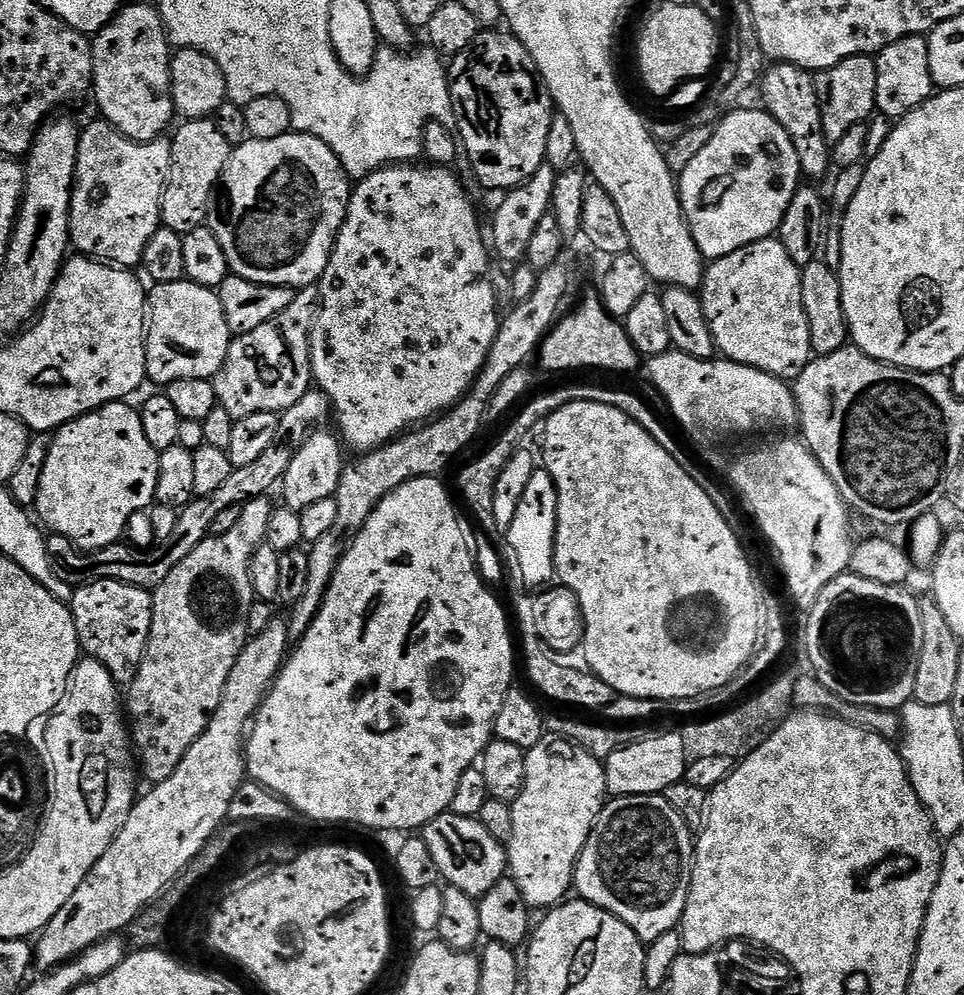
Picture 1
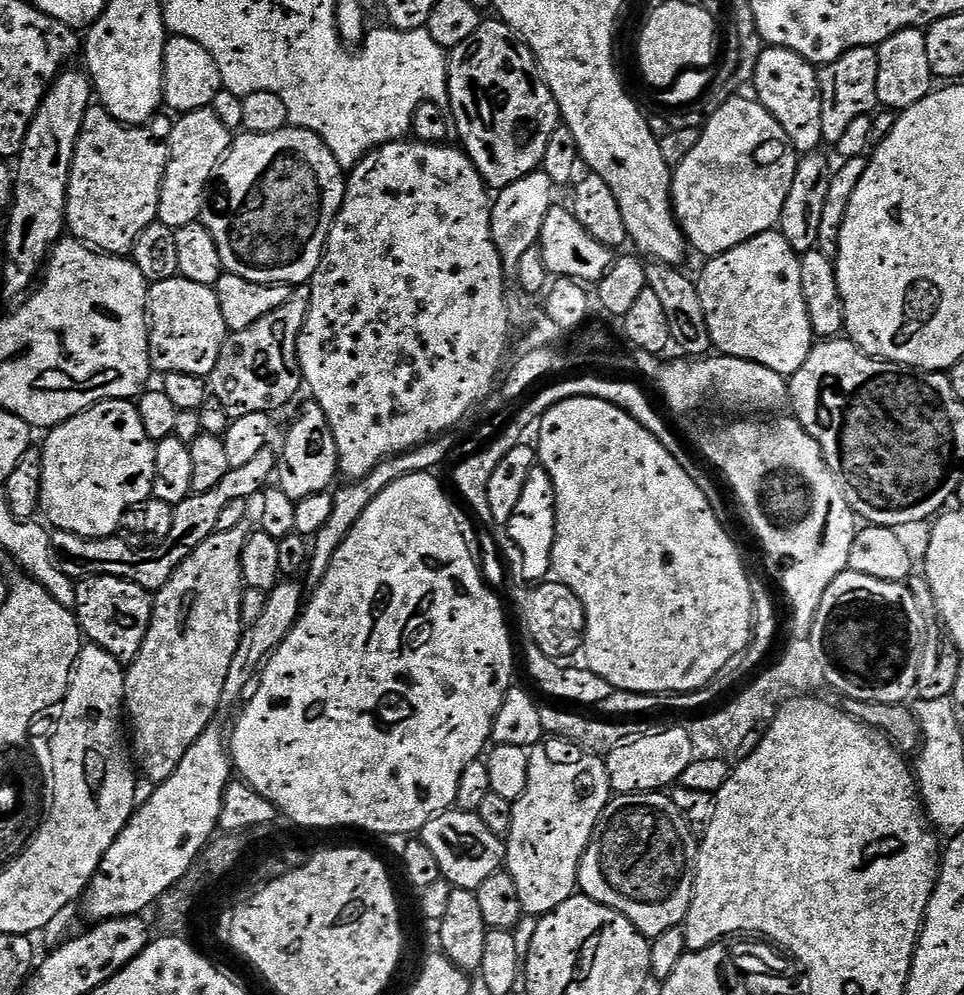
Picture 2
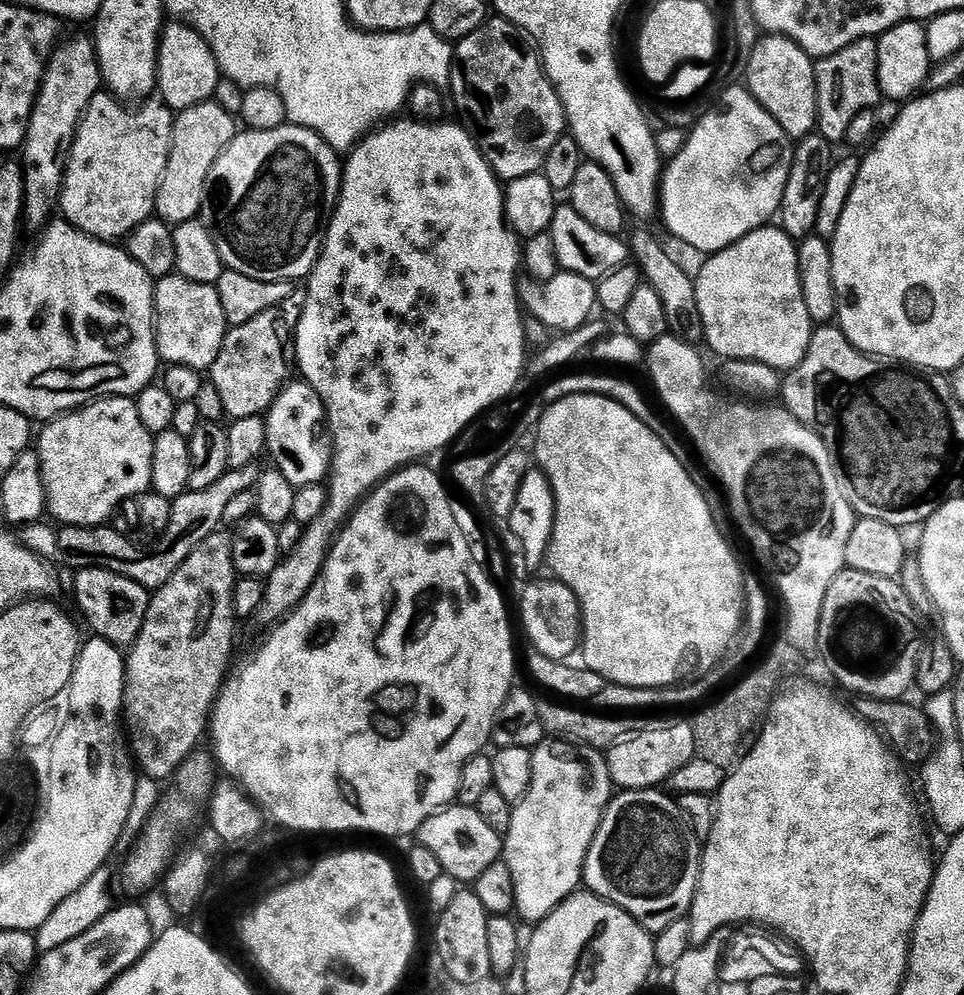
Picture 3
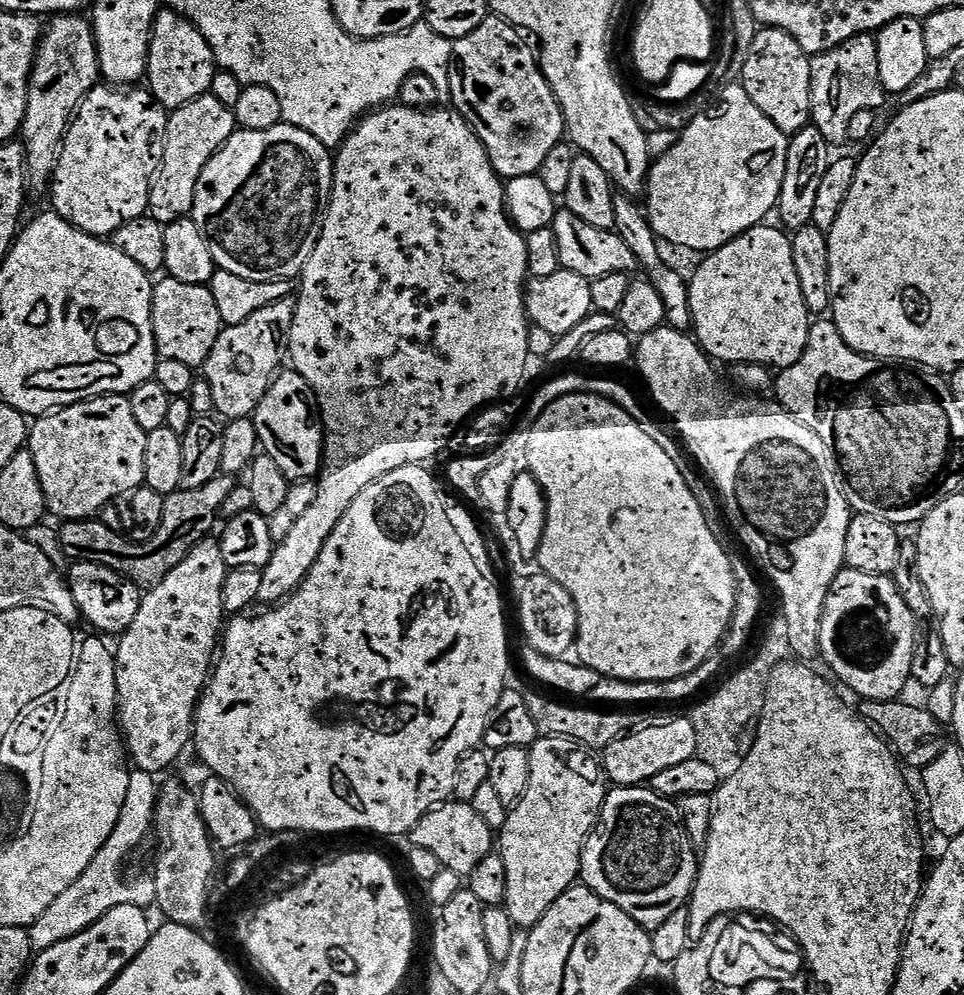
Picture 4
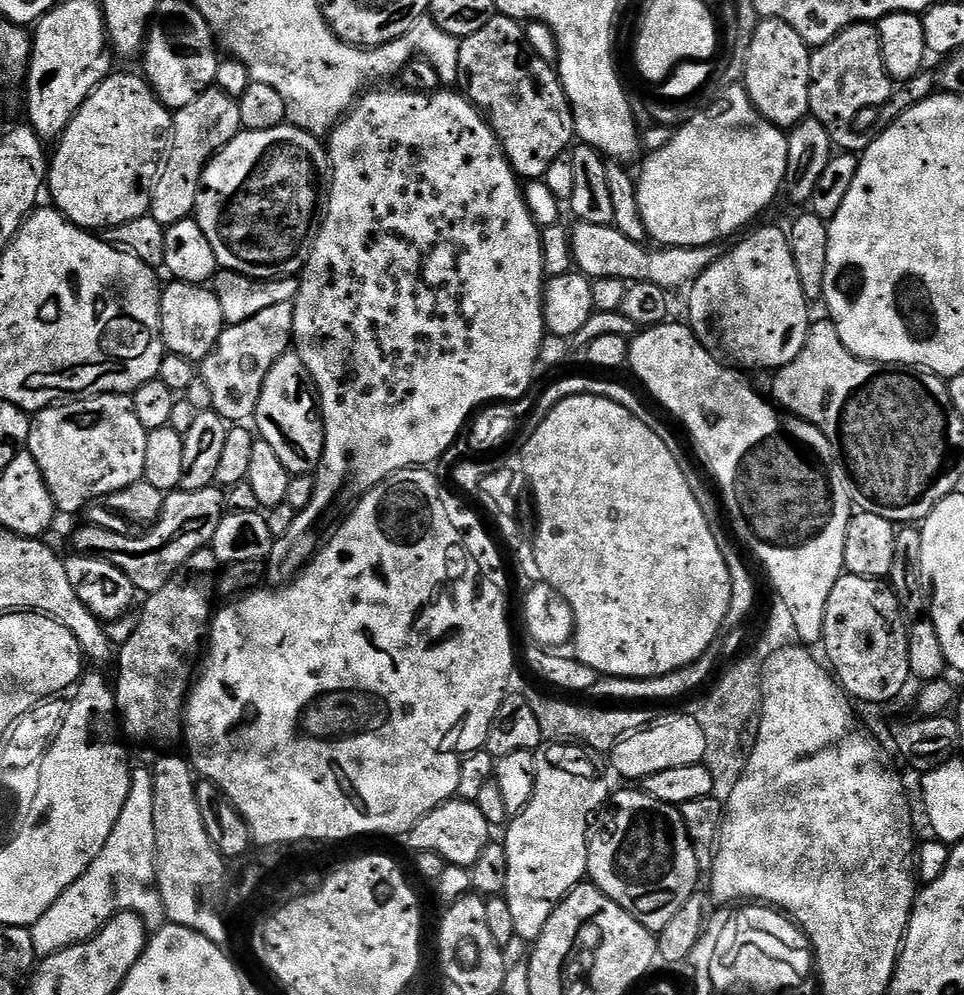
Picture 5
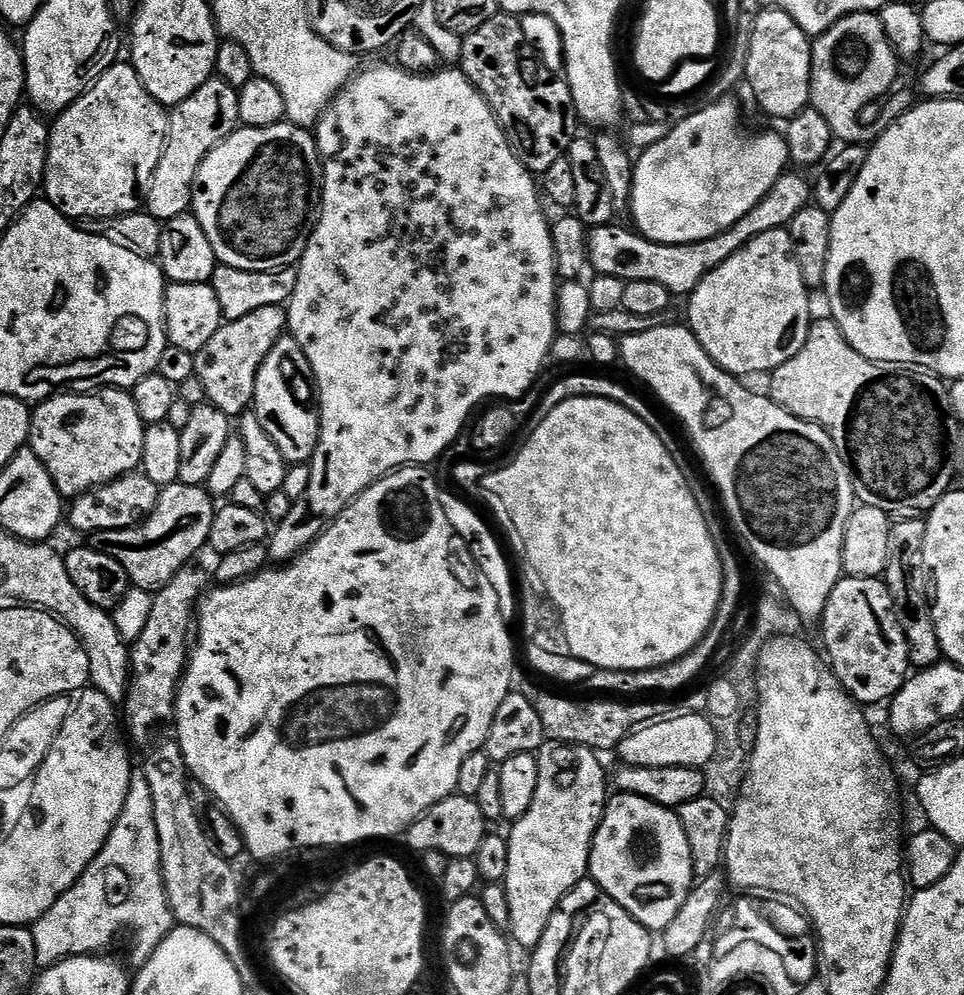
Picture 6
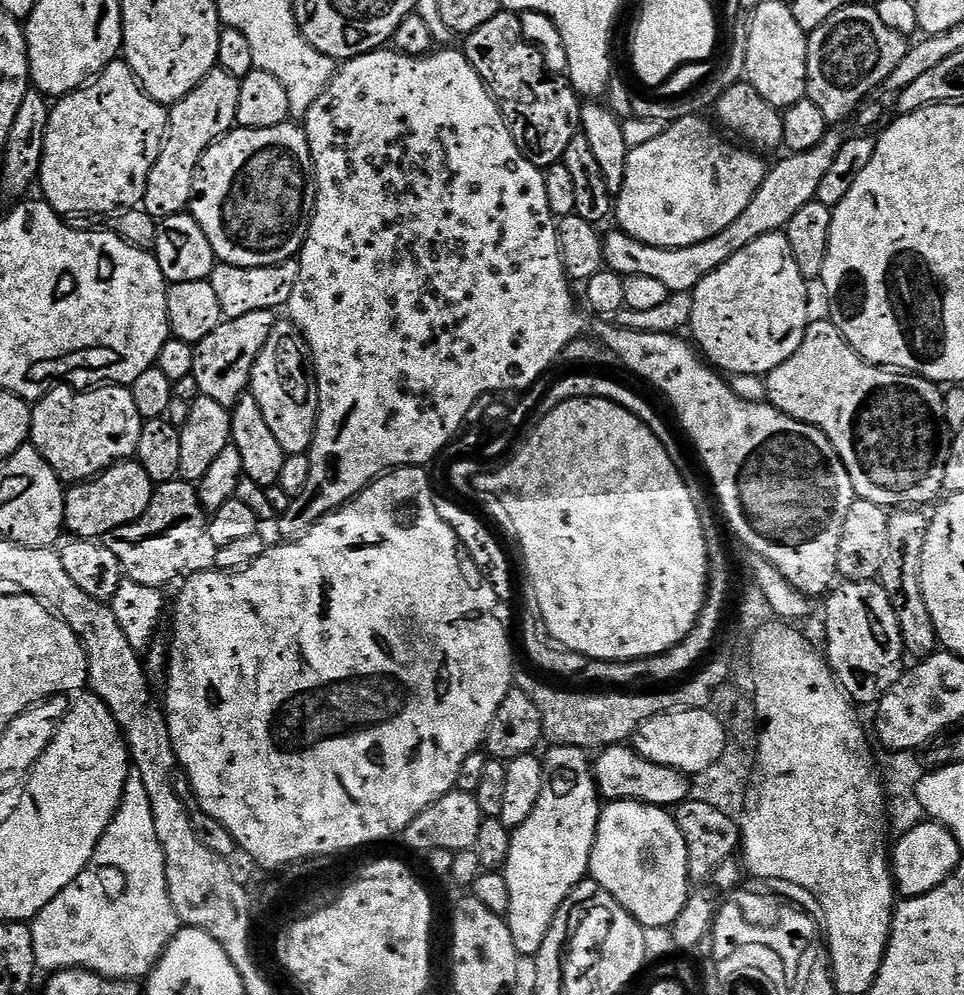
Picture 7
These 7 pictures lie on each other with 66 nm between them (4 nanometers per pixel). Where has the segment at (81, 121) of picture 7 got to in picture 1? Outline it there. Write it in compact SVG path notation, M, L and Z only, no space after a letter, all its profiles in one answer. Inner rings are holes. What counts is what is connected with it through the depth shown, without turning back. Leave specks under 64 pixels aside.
M96 118L93 124L84 124L78 142L76 180L72 183L70 206L70 244L77 253L91 259L107 262L125 270L132 270L143 261L144 251L162 226L160 207L164 201L164 187L168 185L168 172L172 168L171 139L161 138L139 144L126 138L113 124Z

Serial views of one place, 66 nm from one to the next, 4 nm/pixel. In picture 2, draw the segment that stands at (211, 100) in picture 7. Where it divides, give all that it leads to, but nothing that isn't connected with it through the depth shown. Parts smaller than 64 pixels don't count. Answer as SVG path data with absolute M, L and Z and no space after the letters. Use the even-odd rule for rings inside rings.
M211 108L183 113L173 123L168 139L168 165L160 191L159 223L177 229L199 221L204 194L233 139L233 133L228 132L226 126L222 126L218 114L214 114Z

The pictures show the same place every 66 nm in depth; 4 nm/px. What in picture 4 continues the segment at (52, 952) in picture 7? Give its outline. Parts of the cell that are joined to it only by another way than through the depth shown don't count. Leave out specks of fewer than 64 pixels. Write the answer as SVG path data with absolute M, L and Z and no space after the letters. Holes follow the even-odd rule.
M139 770L132 772L130 786L127 787L126 802L122 814L110 838L98 852L90 866L66 891L45 910L30 926L32 946L37 953L45 952L50 946L94 926L102 914L114 910L119 904L133 904L147 909L156 903L156 881L124 880L124 863L132 856L132 851L153 831L156 819L156 800L160 797L157 777Z

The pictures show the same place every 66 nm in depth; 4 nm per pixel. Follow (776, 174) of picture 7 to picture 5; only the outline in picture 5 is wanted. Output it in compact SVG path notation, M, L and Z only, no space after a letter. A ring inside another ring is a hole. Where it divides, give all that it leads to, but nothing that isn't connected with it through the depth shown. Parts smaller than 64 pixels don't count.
M576 220L570 228L572 234L572 259L575 267L592 280L598 278L618 278L625 282L637 284L650 282L665 290L672 288L687 289L718 259L722 252L715 244L697 248L669 248L639 244L634 238L626 238L613 225L598 226L594 222Z

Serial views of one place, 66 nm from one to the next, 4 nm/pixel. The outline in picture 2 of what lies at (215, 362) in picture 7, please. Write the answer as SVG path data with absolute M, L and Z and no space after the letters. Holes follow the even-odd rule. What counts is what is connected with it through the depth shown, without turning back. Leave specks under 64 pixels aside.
M293 287L290 298L286 302L282 302L282 306L278 306L278 310L266 314L266 318L258 318L258 322L254 322L254 326L250 326L246 330L231 333L225 340L222 350L218 354L218 362L210 377L210 392L214 400L217 400L229 412L229 417L235 418L242 414L258 414L259 412L276 414L276 411L286 407L295 398L296 391L302 388L298 338L308 317L311 293L311 287Z

